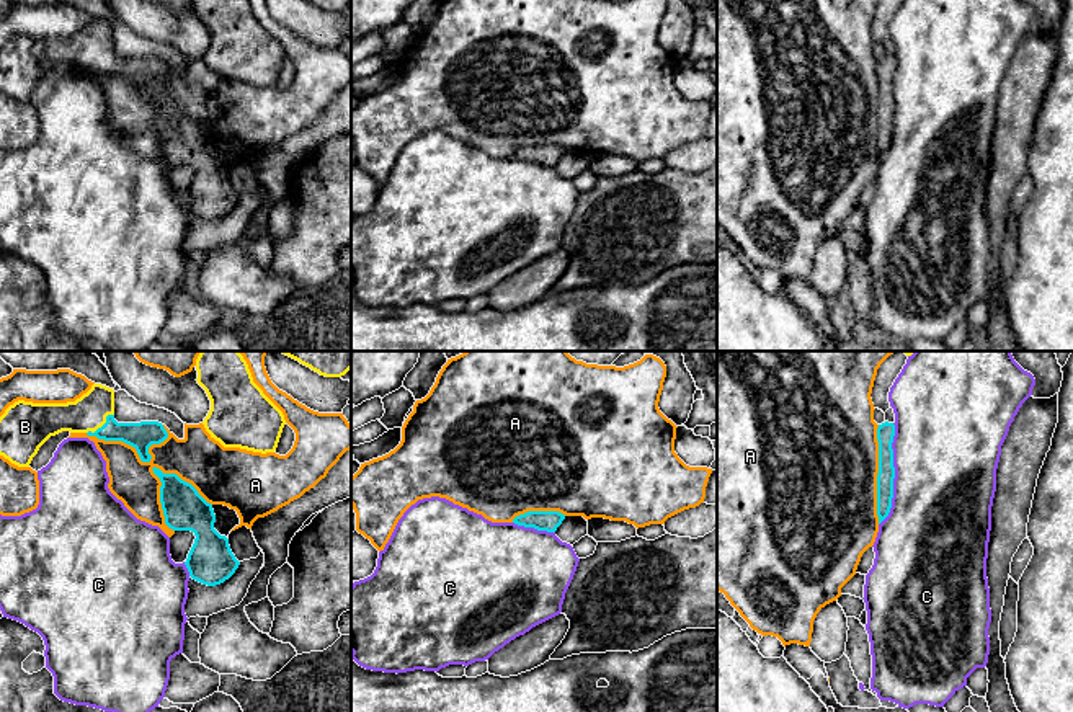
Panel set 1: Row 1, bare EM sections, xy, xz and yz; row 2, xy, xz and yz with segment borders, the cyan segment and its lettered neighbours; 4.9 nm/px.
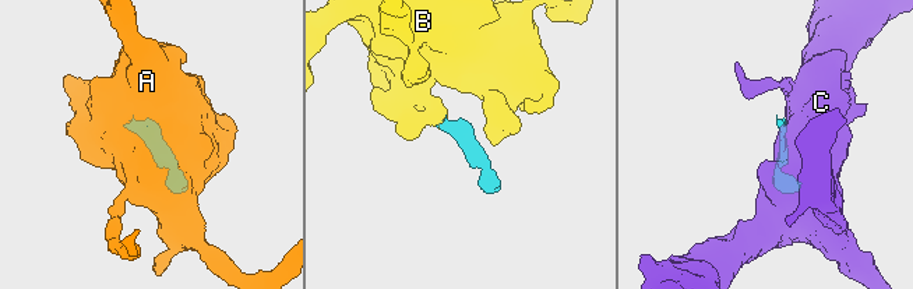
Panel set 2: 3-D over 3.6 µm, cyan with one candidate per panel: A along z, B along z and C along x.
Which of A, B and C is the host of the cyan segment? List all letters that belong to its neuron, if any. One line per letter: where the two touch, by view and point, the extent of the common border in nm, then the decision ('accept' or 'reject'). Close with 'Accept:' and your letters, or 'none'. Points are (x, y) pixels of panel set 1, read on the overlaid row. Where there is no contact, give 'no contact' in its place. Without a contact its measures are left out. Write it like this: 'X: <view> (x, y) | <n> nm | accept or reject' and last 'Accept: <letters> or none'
A: xy (180, 479) | 360 nm | reject
B: xy (103, 425) | 170 nm | accept
C: yz (894, 474) | 500 nm | reject
Accept: B

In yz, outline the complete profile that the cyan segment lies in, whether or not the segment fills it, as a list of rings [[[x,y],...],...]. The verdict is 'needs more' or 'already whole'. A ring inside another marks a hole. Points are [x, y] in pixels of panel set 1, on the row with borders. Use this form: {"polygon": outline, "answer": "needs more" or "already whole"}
{"polygon": [[[882,423],[877,428],[877,441],[879,441],[879,474],[877,474],[877,516],[879,524],[888,516],[893,498],[893,443],[895,425]]], "answer": "already whole"}

